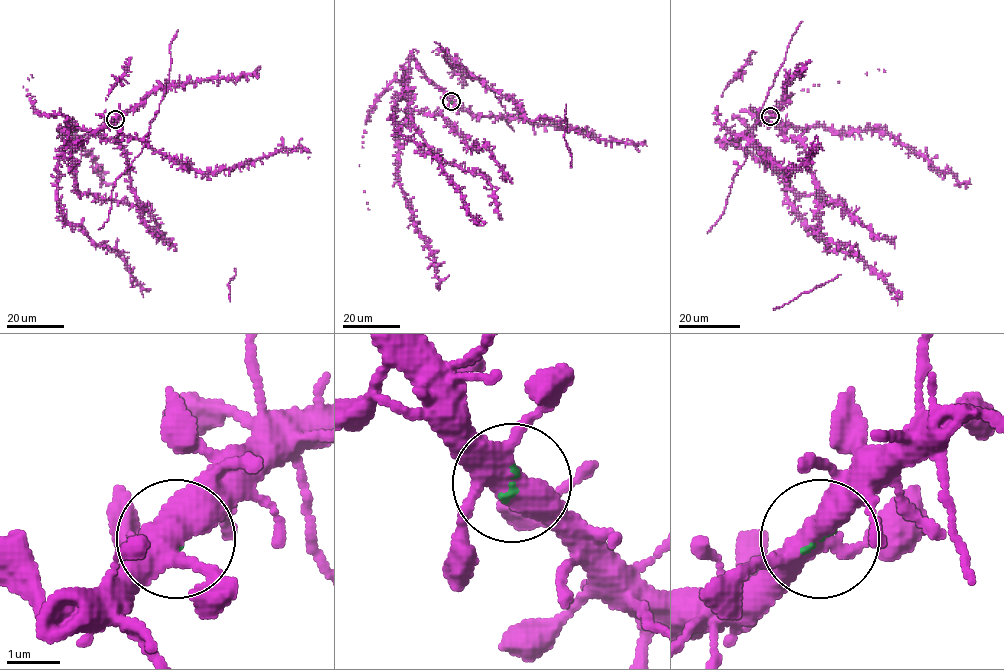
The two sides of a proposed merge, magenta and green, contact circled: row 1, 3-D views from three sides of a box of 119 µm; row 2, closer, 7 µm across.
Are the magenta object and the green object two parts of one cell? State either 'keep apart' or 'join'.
join

